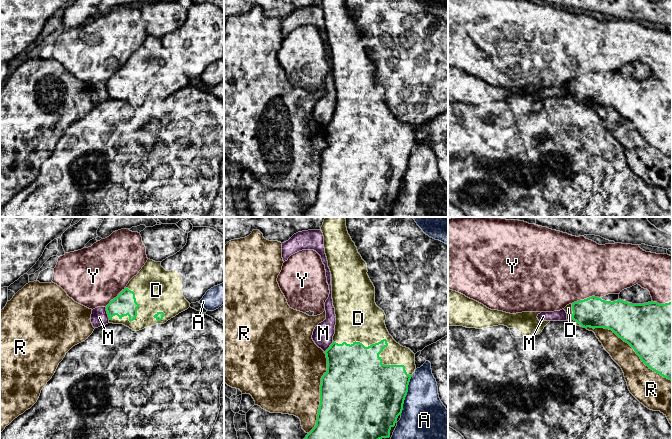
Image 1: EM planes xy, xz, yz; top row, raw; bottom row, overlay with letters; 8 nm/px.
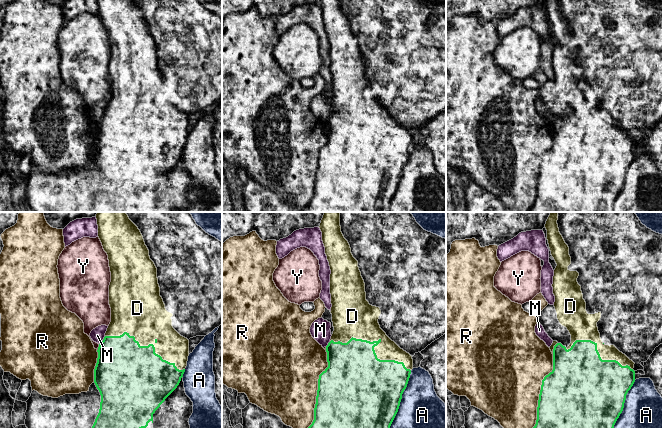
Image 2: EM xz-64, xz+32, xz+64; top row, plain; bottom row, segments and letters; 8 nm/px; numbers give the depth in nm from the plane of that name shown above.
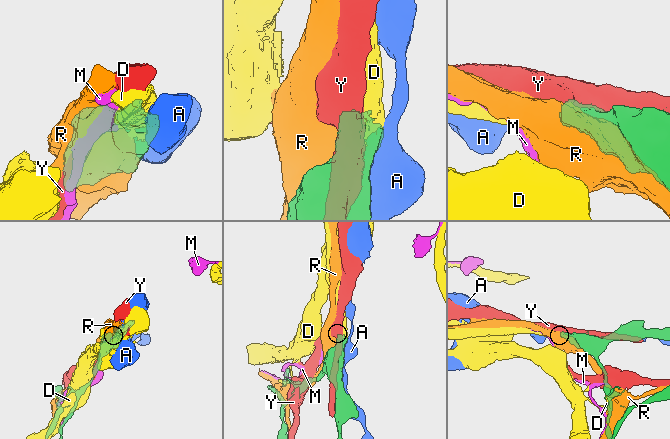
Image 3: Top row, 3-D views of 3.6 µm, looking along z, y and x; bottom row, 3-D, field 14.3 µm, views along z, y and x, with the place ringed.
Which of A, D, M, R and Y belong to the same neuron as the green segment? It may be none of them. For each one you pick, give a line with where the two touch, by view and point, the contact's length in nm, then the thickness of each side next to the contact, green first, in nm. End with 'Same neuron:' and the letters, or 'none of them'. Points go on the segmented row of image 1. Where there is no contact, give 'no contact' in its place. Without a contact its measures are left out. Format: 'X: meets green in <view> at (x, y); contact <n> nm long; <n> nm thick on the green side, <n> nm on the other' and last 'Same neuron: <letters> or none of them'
D: meets green in xz at (386, 341); contact 700 nm long; 260 nm thick on the green side, 340 nm on the other
Same neuron: D

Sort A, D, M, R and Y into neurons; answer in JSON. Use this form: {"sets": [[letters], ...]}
{"sets": [["A"], ["D"], ["M", "R"], ["Y"]]}

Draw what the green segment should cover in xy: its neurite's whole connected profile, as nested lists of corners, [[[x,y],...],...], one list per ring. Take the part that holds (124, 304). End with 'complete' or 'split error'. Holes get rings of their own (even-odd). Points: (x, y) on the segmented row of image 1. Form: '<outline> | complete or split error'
[[[148,259],[125,289],[110,301],[106,311],[109,323],[123,324],[133,331],[139,331],[156,324],[164,324],[189,307],[190,303],[183,296],[181,276],[174,270],[166,271],[161,262]]] | split error

